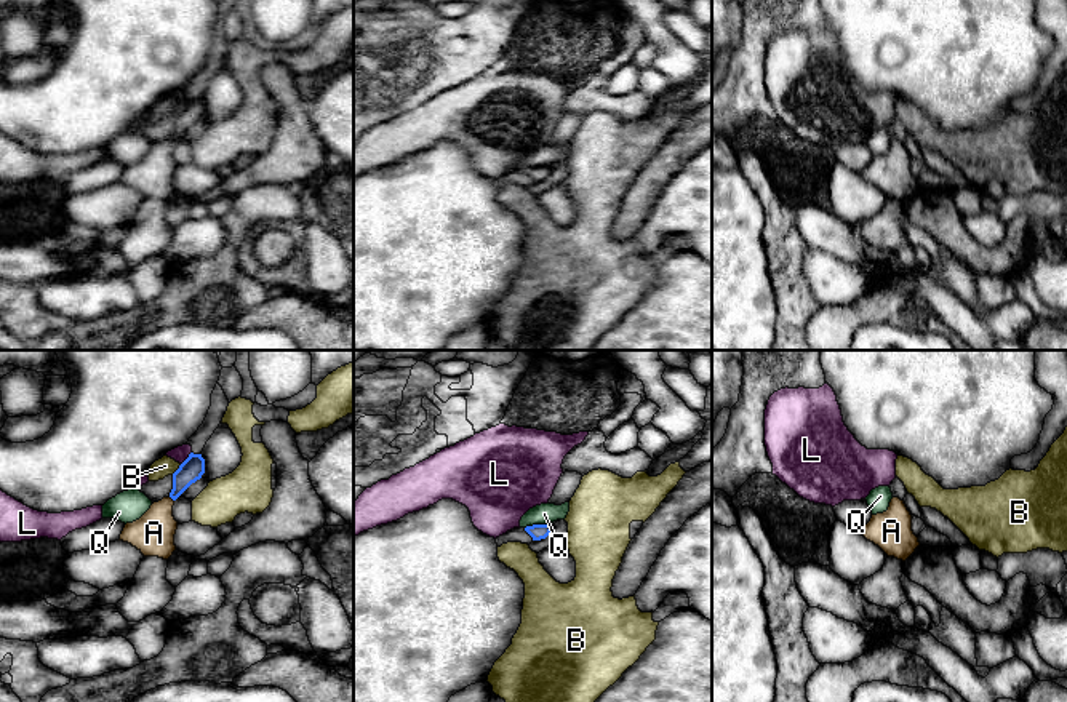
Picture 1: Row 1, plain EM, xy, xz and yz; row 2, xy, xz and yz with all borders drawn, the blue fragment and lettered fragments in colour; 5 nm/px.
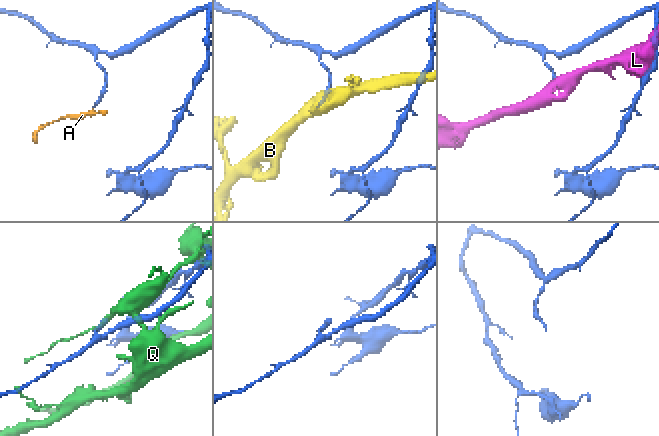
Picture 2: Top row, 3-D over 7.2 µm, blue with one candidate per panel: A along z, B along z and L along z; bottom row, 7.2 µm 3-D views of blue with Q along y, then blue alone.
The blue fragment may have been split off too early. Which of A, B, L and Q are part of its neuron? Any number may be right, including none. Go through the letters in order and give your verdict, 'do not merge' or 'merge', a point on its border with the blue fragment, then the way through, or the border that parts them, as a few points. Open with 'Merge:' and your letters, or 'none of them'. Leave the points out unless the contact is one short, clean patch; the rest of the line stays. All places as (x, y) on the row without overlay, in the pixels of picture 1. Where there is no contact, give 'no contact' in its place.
Merge: A
A: merge; contact xy (171, 139); way xy (192, 111), (181, 122), (171, 139), (160, 154), (154, 175)
B: do not merge; contact xy (178, 111); border xy (181, 106), (171, 115)
L: do not merge; contact xy (187, 99)
Q: do not merge; contact xz (536, 167)

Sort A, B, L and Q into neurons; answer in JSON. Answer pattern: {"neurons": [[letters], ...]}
{"neurons": [["A"], ["B"], ["L"], ["Q"]]}

